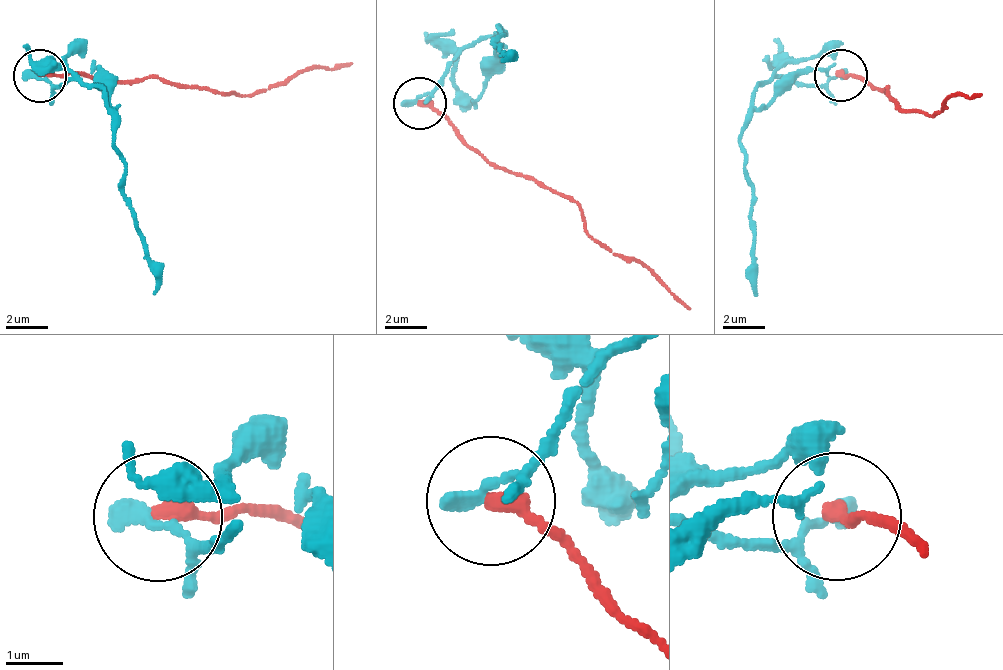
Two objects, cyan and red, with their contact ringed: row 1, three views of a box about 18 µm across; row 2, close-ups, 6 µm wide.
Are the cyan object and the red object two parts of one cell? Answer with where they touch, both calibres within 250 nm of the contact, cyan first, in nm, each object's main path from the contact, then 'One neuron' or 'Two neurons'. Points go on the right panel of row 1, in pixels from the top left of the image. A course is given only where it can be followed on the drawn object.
Place: (840, 75). Thickness 300 nm (cyan) against 280 nm. Course of cyan: (843, 76), (775, 79), (753, 91), (739, 150), (754, 187), (752, 279), (758, 294). Course of red: (841, 76), (883, 88), (900, 110), (932, 117), (952, 95), (980, 93). Two neurons

